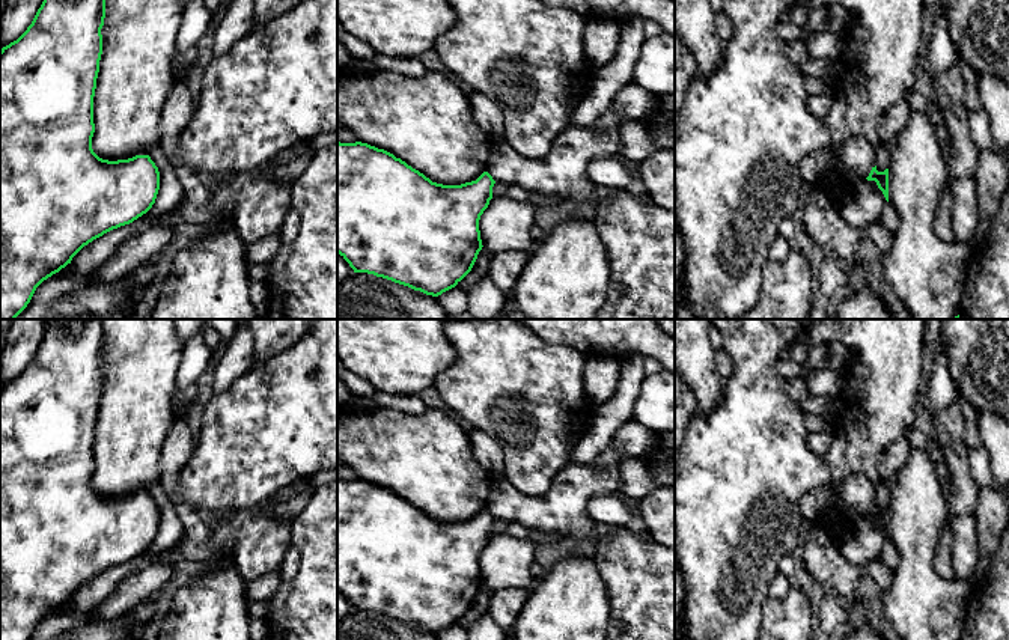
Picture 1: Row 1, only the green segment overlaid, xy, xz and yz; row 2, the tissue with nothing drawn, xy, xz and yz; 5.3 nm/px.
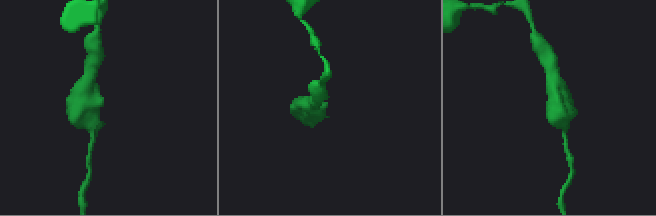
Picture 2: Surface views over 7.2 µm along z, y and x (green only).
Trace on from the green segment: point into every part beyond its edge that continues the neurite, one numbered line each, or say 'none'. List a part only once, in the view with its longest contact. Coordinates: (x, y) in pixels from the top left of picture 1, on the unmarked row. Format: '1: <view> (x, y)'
none

